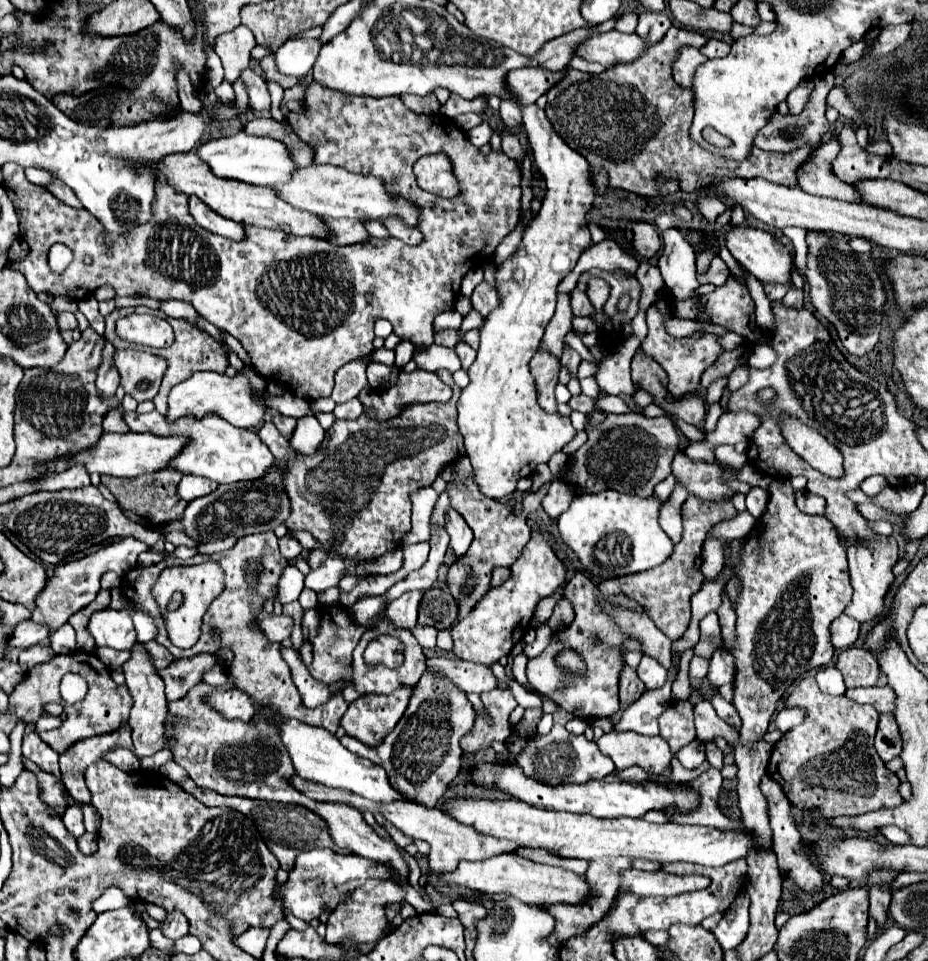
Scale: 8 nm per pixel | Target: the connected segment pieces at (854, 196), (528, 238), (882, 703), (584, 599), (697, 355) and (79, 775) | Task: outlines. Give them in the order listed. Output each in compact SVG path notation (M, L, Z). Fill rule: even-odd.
M831 140L813 150L807 162L803 162L803 168L797 170L797 186L809 194L861 202L859 194L851 186L839 182L839 178L833 176L833 158L837 158L839 148L839 142Z
M537 104L525 106L523 124L533 148L535 166L547 182L547 192L541 210L525 230L519 250L497 270L501 306L487 316L481 328L477 360L467 370L471 382L457 402L457 424L475 468L475 482L489 498L513 494L519 478L531 476L539 464L549 462L577 434L569 418L557 412L547 414L537 406L529 360L537 352L545 326L555 314L557 284L575 268L579 256L593 246L585 216L593 206L595 186L591 182L591 164L557 136L545 118L545 110Z
M873 686L873 688L851 688L845 692L845 696L859 704L871 704L881 714L893 714L893 690L889 686Z
M581 570L575 572L575 576L567 582L563 596L569 598L575 610L575 618L565 630L557 630L553 634L551 644L539 656L529 660L527 680L539 694L551 698L555 704L563 706L573 716L583 718L613 716L619 710L619 678L625 666L623 650L641 652L641 646L637 646L637 642L633 642L633 638L629 638L627 634L621 634L621 628L617 628L613 618L609 618L609 614L605 614L605 610L601 608L601 600L609 602L611 606L627 606L627 610L641 610L641 606L629 602L629 598L621 598L621 594L615 594L613 598L603 598L603 594L597 590L597 584L589 582L589 576L581 574ZM571 644L585 658L587 672L583 678L573 678L553 662L555 654L563 648L571 648Z
M651 304L645 312L647 316L647 326L649 326L649 334L643 340L639 352L649 354L653 360L657 360L665 372L669 374L669 394L673 398L683 398L687 394L699 394L701 392L701 376L703 372L713 366L717 362L717 358L723 354L723 346L719 344L719 336L717 334L709 334L703 330L697 330L685 338L675 338L667 332L665 328L665 316L661 314L661 310Z
M123 724L119 730L103 734L103 736L95 736L95 738L85 738L77 744L71 746L71 750L65 750L65 754L61 754L59 764L61 764L61 774L63 774L63 784L67 786L67 792L83 802L89 804L91 802L91 794L85 786L85 766L101 760L101 754L105 754L105 750L115 750L115 748L127 748L133 750L133 742L131 742L131 734L129 734L129 726Z

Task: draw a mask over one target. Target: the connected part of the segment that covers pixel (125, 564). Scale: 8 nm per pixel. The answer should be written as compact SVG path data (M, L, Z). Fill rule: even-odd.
M121 538L119 542L113 542L109 546L103 546L95 554L89 554L81 560L73 560L67 564L59 564L55 568L53 578L47 580L45 590L37 598L37 608L31 614L31 622L37 622L41 626L47 626L49 632L57 632L59 626L63 626L71 614L87 606L99 592L99 578L103 572L113 570L119 576L125 576L133 566L137 566L137 556L141 552L147 552L147 546L137 538Z

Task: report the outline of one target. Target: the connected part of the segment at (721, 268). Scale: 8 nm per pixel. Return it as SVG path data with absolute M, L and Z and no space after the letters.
M719 256L713 258L711 268L709 268L707 274L703 274L703 276L697 274L697 280L701 284L715 284L715 286L723 286L727 282L727 278L729 278L729 268L727 268L727 264Z

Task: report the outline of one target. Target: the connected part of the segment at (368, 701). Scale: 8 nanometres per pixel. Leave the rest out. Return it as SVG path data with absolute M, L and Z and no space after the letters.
M401 688L389 696L367 694L357 698L341 718L345 732L367 746L377 746L393 730L409 704L411 690Z

